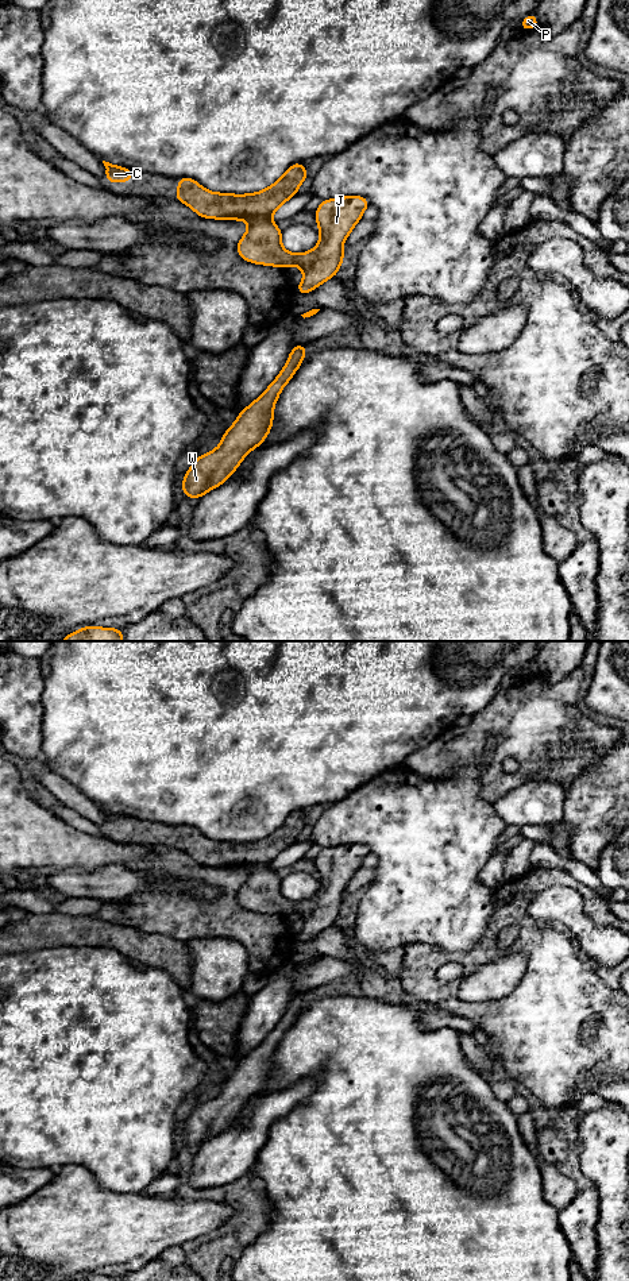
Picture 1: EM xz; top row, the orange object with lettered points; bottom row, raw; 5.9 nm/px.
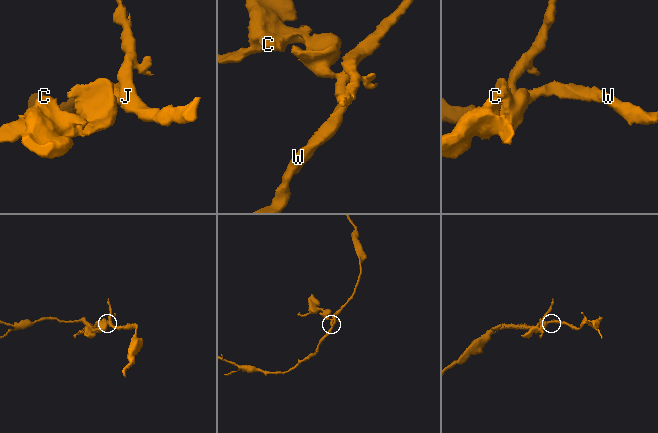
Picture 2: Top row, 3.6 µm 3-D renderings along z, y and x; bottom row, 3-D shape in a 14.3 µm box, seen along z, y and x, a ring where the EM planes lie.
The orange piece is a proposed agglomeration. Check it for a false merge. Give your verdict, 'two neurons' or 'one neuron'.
one neuron

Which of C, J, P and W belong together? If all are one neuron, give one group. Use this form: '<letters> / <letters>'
C J P W

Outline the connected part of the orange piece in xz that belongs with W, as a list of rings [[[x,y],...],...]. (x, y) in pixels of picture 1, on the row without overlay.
[[[306,992],[294,993],[282,1019],[259,1046],[238,1062],[235,1072],[221,1084],[220,1093],[196,1107],[181,1131],[186,1145],[198,1147],[223,1133],[243,1106],[263,1091],[273,1074],[278,1043],[301,1014],[305,999]]]

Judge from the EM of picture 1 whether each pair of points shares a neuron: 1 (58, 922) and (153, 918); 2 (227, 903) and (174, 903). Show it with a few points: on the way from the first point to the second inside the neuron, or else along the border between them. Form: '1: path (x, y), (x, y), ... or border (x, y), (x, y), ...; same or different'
1: border (91, 915), (99, 919), (124, 923), (137, 930); different
2: path (213, 910), (188, 910); same

